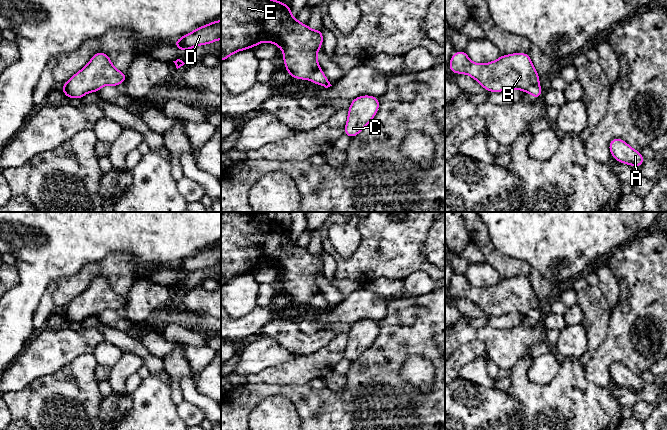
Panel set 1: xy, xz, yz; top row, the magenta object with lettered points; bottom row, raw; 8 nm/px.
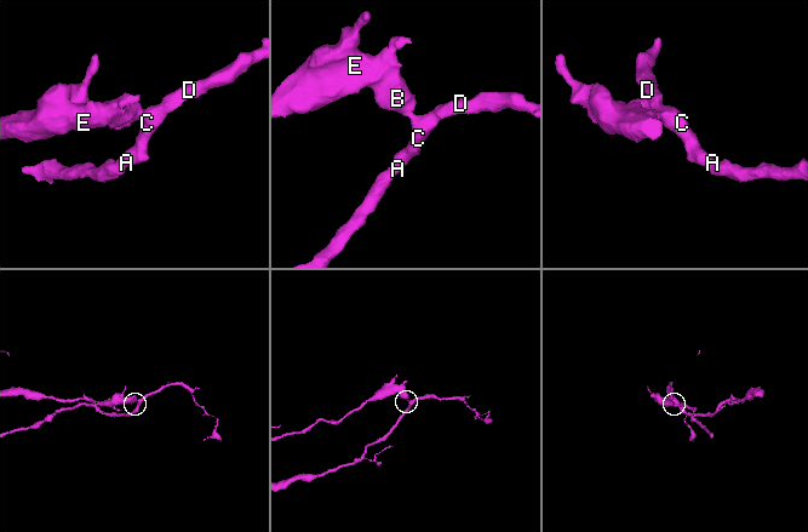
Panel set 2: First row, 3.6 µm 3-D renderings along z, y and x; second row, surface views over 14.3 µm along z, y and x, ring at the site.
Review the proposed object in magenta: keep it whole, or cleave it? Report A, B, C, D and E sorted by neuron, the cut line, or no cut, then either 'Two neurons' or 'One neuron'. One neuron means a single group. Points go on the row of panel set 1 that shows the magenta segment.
Groups: A C D / B E. Split along xz (320, 69), (316, 70), (308, 78). Two neurons

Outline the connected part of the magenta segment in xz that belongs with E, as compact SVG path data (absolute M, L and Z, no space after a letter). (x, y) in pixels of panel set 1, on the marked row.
M221 0L221 61L233 53L250 49L263 42L273 43L283 50L285 68L292 78L308 80L314 72L321 70L317 62L317 52L323 44L322 31L311 30L307 24L302 24L296 17L292 17L290 6L278 0Z

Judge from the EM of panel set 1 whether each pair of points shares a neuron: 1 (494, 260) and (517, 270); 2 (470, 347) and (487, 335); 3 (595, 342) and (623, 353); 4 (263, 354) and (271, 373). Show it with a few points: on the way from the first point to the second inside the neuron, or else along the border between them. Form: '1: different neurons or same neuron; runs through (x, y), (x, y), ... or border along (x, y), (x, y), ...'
1: same neuron; runs through (500, 262), (507, 267), (511, 267)
2: different neurons; border along (458, 348), (462, 344), (480, 339), (486, 354)
3: different neurons; border along (609, 322), (605, 339), (592, 351)
4: different neurons; border along (291, 358), (265, 367), (247, 376)

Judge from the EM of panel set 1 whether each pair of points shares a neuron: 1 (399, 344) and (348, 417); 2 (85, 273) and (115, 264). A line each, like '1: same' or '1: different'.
1: same
2: same

